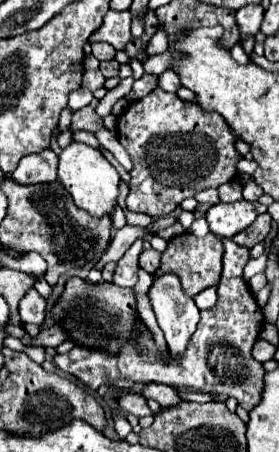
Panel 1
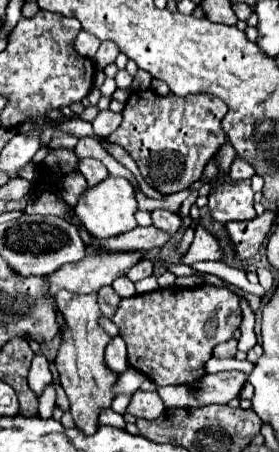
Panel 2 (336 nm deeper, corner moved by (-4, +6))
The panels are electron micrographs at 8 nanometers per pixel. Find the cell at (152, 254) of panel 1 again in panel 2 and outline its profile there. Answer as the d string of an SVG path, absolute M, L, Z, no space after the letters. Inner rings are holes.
M141 259L141 261L137 261L137 263L131 267L131 271L127 273L127 277L129 277L133 283L137 283L137 281L149 277L151 273L153 273L153 263L151 263L149 259Z

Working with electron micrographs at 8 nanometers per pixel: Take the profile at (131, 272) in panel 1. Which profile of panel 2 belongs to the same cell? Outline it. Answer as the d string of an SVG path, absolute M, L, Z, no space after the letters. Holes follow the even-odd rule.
M127 275L115 279L113 281L113 289L119 293L119 297L131 297L131 295L135 295L135 283Z

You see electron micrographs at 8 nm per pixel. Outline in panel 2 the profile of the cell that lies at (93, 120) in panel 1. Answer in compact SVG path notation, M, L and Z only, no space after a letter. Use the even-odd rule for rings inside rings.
M81 159L79 161L79 171L85 175L89 185L95 185L97 181L103 181L109 175L107 167L97 159Z

